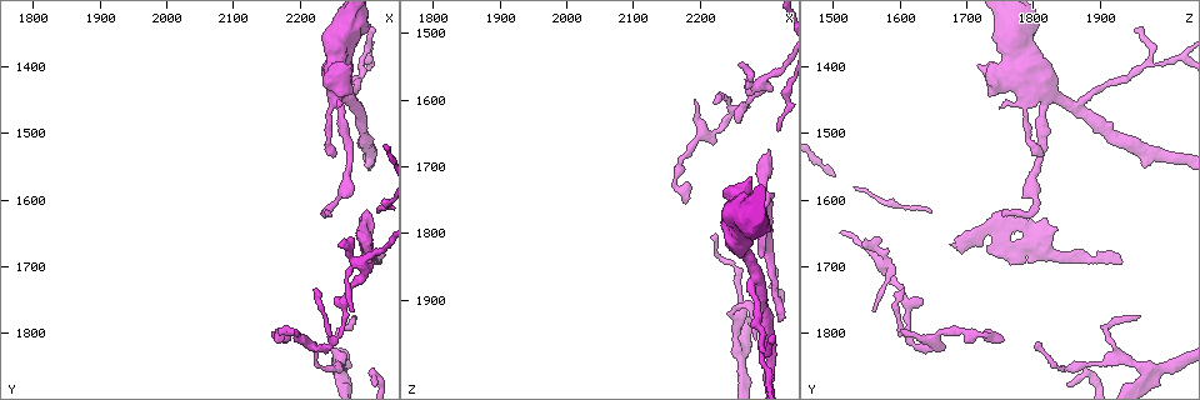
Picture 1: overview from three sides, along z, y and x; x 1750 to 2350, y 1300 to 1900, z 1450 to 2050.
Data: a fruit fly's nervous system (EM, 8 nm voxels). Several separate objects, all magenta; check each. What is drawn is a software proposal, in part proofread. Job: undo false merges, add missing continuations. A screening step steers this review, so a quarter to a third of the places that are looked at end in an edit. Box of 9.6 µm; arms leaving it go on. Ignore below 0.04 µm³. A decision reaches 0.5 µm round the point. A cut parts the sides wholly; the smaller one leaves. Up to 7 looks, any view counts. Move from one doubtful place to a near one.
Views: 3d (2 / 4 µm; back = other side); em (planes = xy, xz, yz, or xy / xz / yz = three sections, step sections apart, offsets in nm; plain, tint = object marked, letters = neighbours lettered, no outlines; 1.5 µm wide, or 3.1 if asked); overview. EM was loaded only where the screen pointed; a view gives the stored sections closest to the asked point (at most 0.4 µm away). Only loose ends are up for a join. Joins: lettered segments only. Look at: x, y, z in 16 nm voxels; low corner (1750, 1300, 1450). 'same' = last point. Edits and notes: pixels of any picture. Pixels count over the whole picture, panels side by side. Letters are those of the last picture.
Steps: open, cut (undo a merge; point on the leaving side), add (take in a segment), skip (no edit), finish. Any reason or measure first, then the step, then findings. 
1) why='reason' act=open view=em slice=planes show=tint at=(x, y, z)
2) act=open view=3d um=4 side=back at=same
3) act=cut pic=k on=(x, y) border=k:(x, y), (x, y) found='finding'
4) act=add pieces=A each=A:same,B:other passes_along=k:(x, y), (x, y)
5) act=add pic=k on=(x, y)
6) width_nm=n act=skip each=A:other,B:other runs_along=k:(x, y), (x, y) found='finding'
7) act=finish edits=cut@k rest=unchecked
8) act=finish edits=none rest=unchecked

why='tapers out' act=open view=em slice=yz step=8 show=tint at=(2285, 1780, 1955)

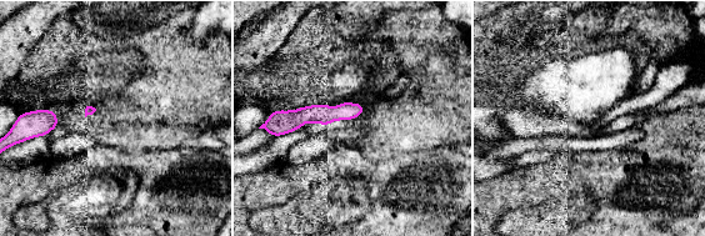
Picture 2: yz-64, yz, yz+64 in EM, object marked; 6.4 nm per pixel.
act=open view=em slice=planes show=letters at=same

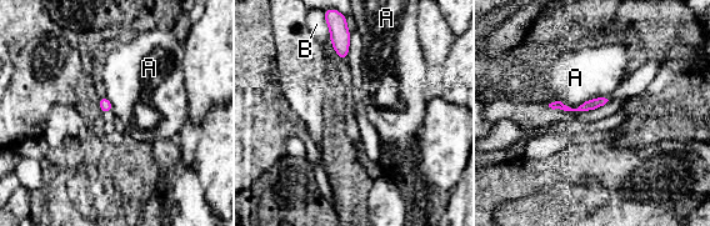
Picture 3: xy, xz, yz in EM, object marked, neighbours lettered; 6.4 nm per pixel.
act=skip each=A:other,B:other runs_along=3:(603, 100), (580, 109), (553, 105) found='no lettered segment goes on from it'

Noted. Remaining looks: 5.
act=open view=3d um=2 side=back at=(2300, 1640, 1735)

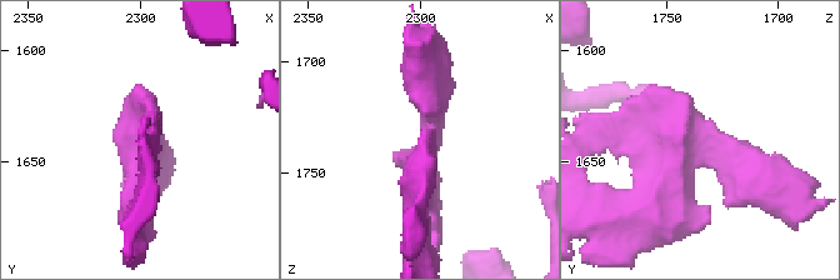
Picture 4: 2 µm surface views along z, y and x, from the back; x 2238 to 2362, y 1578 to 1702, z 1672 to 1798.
act=open view=em slice=xy step=4 show=tint at=same

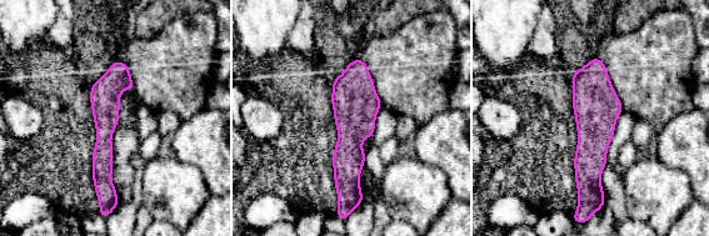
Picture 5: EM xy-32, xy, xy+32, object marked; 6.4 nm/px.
act=open view=em slice=planes show=letters at=same

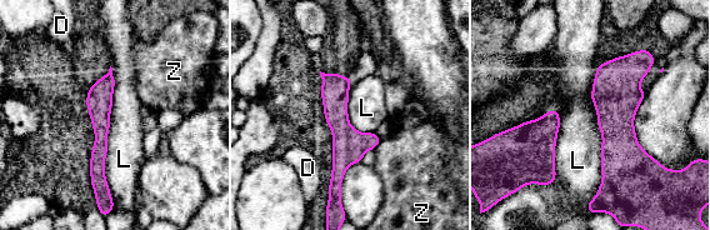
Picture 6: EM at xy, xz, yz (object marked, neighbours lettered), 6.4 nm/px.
act=skip each=D:other,L:other,Z:other runs_along=6:(638, 54), (604, 185) found='one cell here'

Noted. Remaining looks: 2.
act=finish edits=none rest=unchecked

